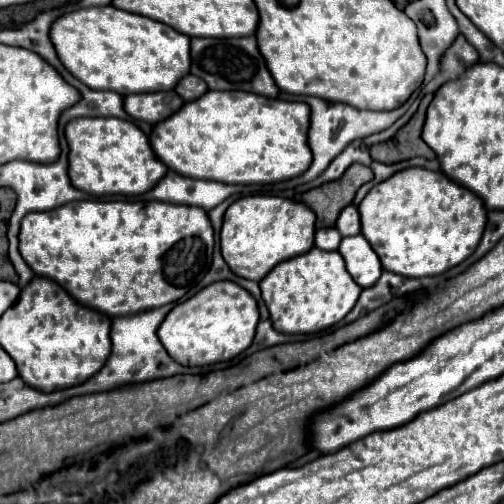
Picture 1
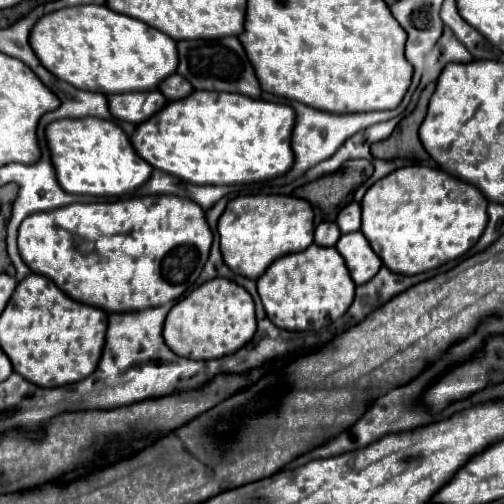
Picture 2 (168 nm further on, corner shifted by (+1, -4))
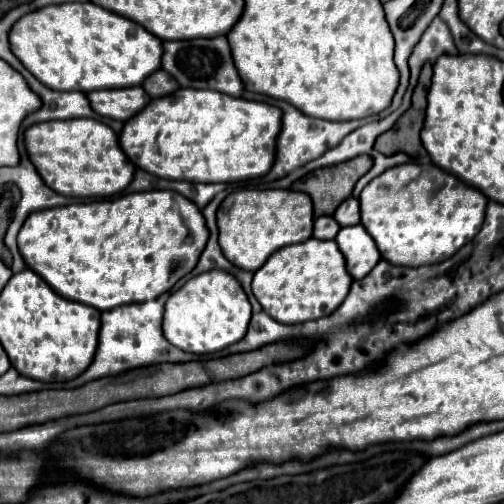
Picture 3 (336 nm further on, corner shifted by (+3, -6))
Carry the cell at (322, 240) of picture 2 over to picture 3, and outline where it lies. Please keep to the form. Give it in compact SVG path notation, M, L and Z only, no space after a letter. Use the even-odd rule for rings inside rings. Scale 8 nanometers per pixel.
M320 216L314 220L314 236L318 240L332 240L340 230L340 224L332 216Z

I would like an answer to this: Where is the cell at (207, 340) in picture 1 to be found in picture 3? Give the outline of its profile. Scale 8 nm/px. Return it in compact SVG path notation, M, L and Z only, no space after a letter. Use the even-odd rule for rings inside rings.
M210 270L210 272L190 278L180 290L170 294L170 298L166 300L166 310L164 310L164 336L170 344L174 344L180 350L186 350L192 354L212 354L244 338L248 330L248 322L250 322L250 312L252 308L240 282L228 272Z

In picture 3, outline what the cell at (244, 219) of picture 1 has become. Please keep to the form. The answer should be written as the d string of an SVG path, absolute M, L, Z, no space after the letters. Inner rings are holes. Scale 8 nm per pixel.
M240 190L224 198L216 212L220 248L224 256L242 270L256 272L276 250L298 244L312 236L312 200L294 190Z

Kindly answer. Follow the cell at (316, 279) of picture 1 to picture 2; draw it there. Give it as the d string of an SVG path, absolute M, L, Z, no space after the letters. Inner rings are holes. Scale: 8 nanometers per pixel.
M312 244L310 248L286 254L270 264L258 278L258 294L272 324L290 332L320 330L338 320L354 300L356 284L346 272L346 264L336 248Z

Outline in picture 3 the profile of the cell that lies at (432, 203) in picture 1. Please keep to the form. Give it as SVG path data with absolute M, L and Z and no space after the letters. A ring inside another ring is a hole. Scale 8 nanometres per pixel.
M412 162L388 168L384 174L376 176L360 194L362 224L366 232L374 238L382 258L396 266L426 266L454 256L466 242L470 242L478 234L484 222L486 204L488 198L480 190L468 186L454 174L442 172L442 168L434 164Z

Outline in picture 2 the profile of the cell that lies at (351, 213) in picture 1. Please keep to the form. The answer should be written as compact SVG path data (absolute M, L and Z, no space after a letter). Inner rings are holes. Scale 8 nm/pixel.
M350 202L348 206L344 206L336 218L336 224L340 228L342 234L350 234L350 232L358 232L360 230L360 204L358 202Z

